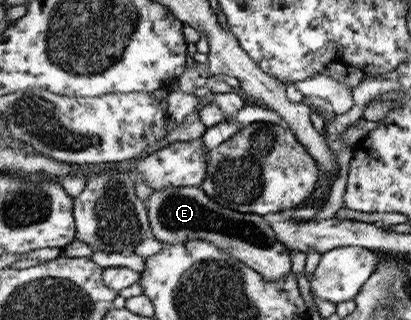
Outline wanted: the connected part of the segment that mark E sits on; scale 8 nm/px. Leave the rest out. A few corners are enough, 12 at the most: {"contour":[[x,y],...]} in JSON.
{"contour":[[199,186],[146,201],[165,243],[213,242],[265,281],[291,272],[266,217],[219,205]]}

